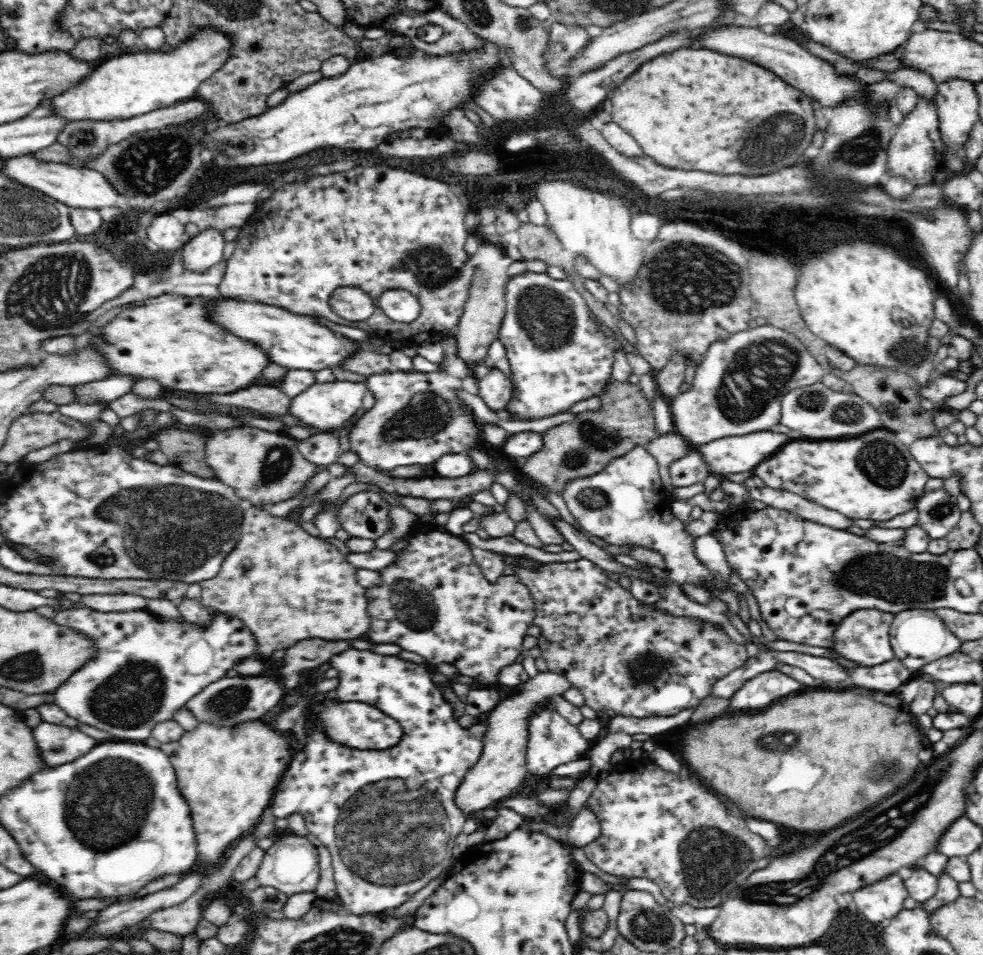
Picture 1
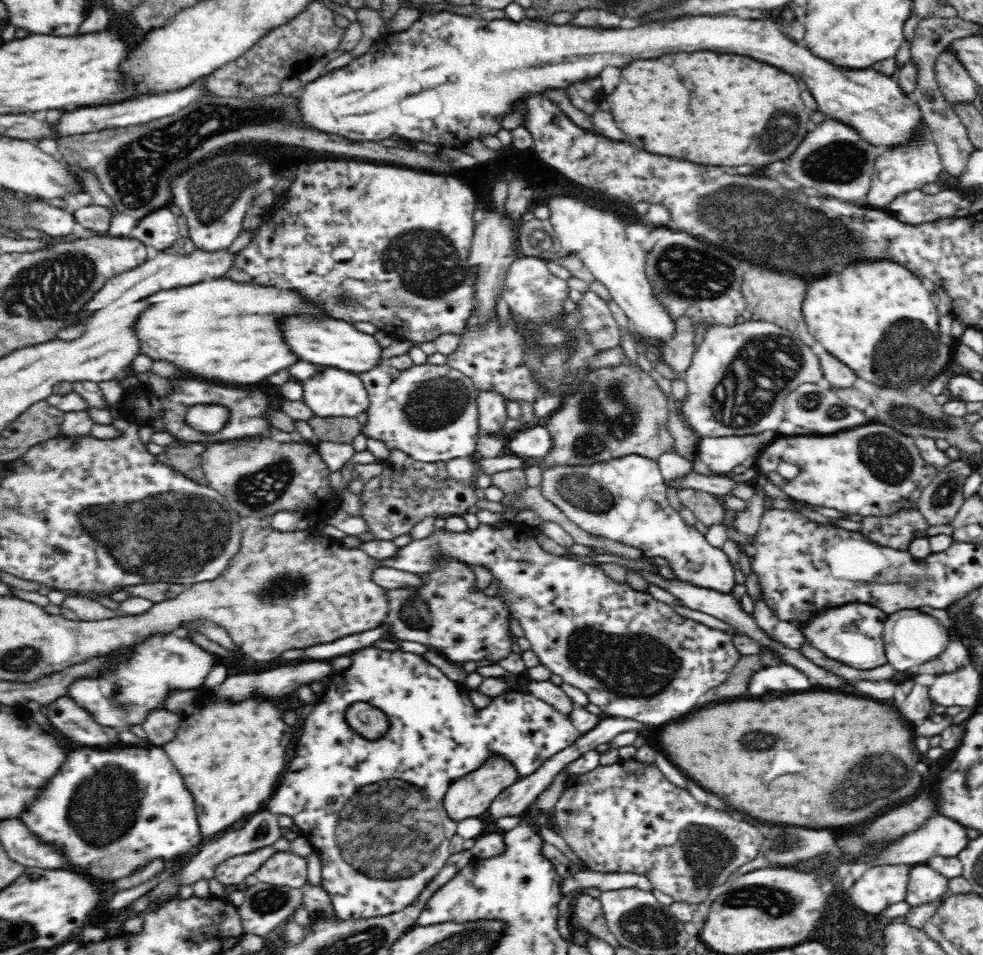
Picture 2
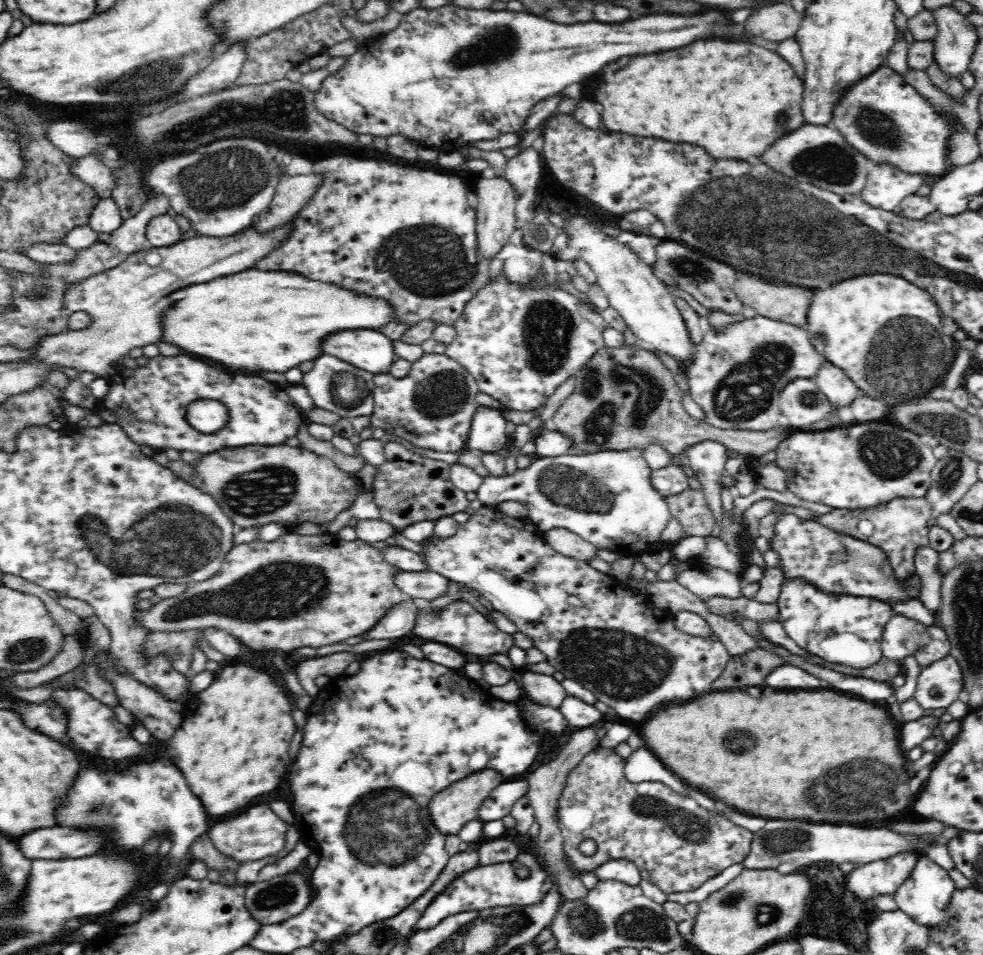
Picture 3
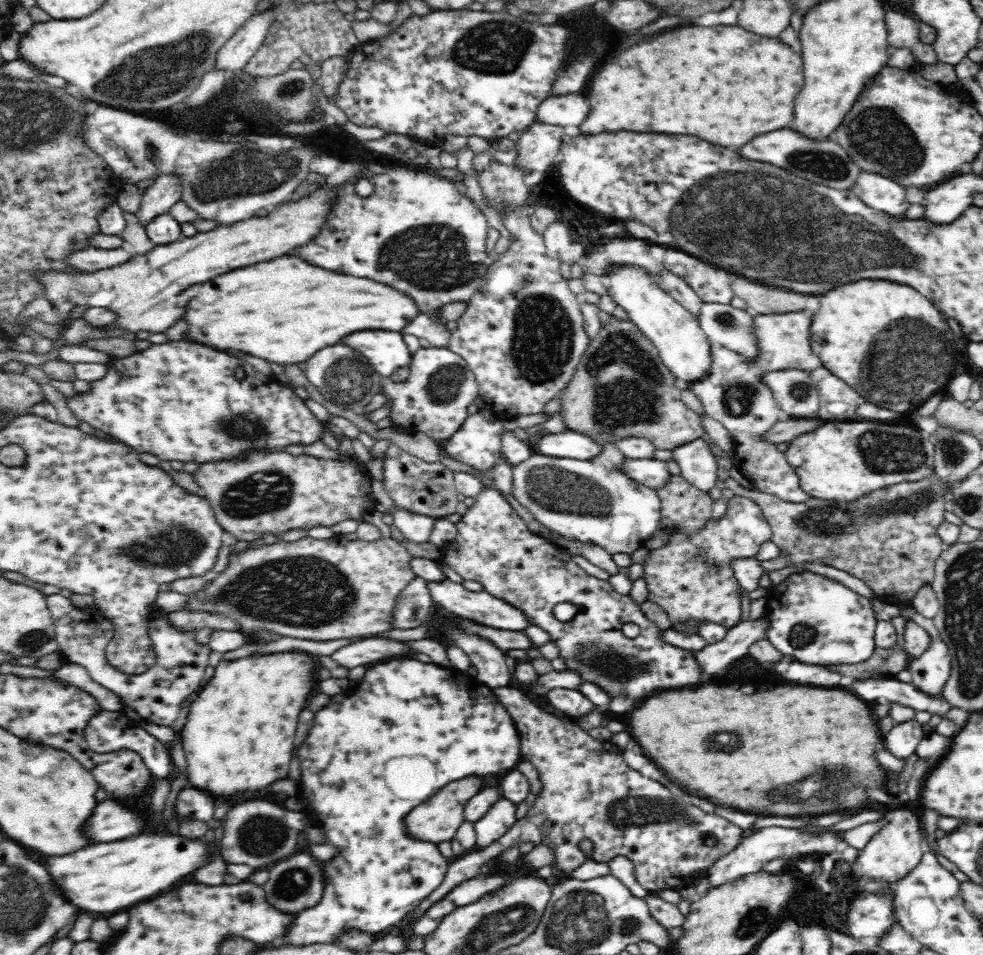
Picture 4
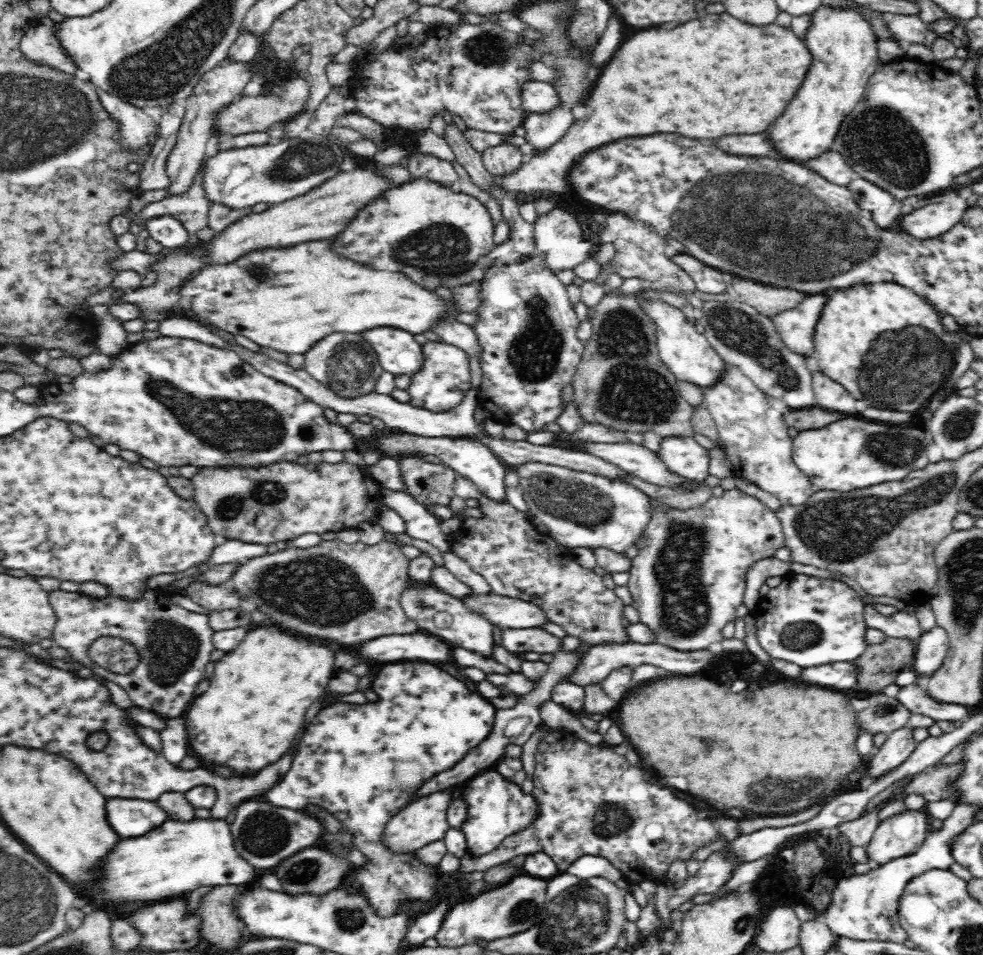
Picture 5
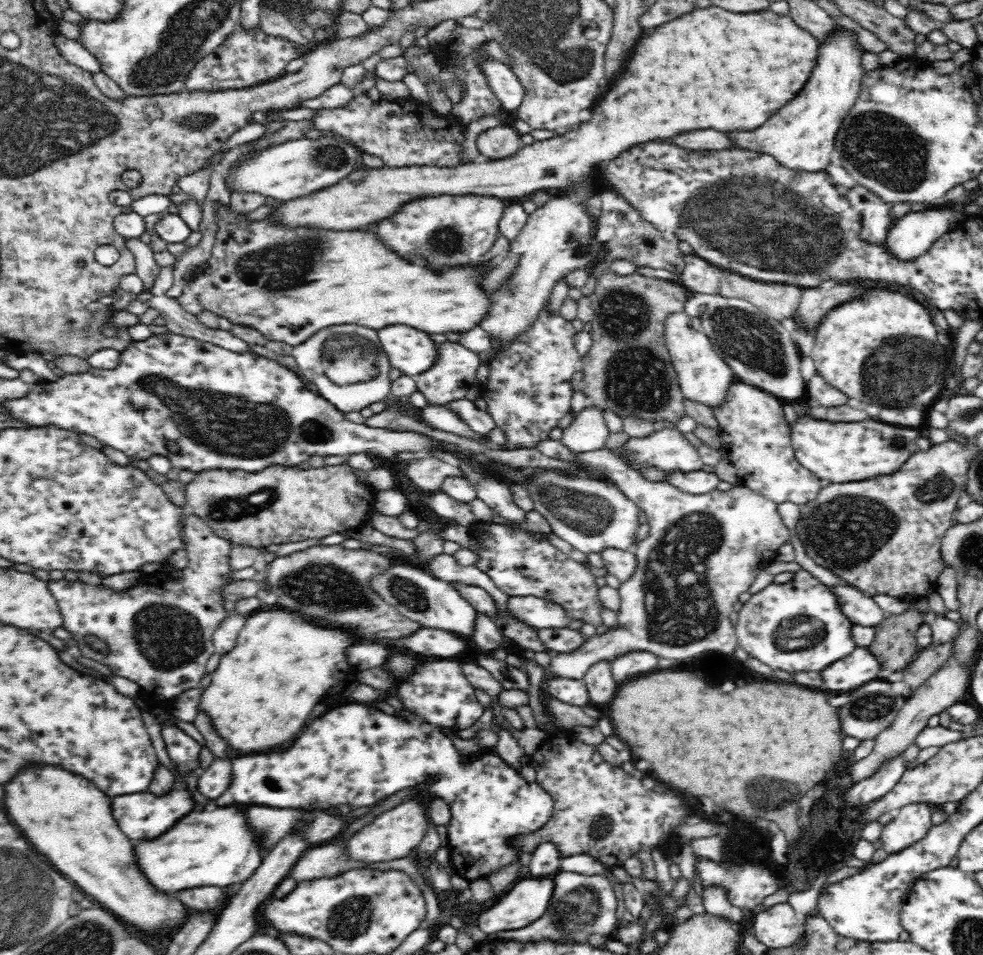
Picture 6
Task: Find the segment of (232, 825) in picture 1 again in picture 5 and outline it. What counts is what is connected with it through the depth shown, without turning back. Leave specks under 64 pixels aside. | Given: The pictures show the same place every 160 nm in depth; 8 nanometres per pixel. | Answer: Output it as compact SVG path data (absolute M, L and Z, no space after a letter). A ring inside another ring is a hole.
M251 626L244 640L216 661L215 666L208 690L192 702L185 716L189 754L202 760L199 766L230 766L242 776L252 776L258 774L260 768L278 762L280 756L290 750L292 740L302 728L306 710L318 702L332 678L334 652L306 638L290 636L276 626L256 630Z

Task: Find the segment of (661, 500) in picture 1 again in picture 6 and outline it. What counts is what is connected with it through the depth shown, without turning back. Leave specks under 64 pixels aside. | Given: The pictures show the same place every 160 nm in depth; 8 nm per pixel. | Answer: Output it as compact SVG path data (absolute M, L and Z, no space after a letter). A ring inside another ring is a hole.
M538 468L524 483L534 510L548 521L552 534L588 555L606 548L629 551L634 548L636 532L640 528L640 508L618 486L606 478L568 474L560 470Z

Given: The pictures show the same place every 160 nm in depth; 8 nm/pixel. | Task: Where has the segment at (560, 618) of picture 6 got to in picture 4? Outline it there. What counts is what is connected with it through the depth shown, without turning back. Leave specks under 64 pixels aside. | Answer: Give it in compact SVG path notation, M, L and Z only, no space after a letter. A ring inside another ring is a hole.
M448 578L440 580L440 582L426 581L426 587L430 591L430 597L432 597L434 604L439 605L452 615L469 618L478 624L502 630L522 631L528 626L528 619L522 611L486 591L475 593L466 590L464 585L454 583Z

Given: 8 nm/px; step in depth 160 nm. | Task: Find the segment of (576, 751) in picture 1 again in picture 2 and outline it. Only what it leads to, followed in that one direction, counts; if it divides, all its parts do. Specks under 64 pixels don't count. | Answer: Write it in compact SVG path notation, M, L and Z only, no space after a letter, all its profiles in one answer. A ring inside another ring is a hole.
M364 648L360 652L354 652L352 656L352 666L340 674L336 674L330 680L330 688L324 694L322 702L316 704L316 708L310 712L310 716L304 722L304 730L302 736L298 740L296 746L296 756L292 758L292 762L288 764L286 776L284 776L284 784L276 788L274 796L268 800L270 806L266 808L272 814L279 816L286 814L290 816L296 826L299 826L301 836L310 840L316 852L321 858L321 887L330 895L336 917L340 920L350 921L353 919L370 919L373 917L382 917L390 915L398 910L404 910L408 904L412 904L416 900L416 896L426 888L426 884L434 878L440 869L446 864L446 861L451 855L449 848L449 840L457 833L457 821L452 820L444 808L444 795L447 793L450 785L472 772L475 768L482 766L486 762L486 758L490 755L499 754L509 760L522 777L530 776L541 768L549 758L557 755L562 750L567 749L571 744L574 744L583 733L581 733L570 720L568 715L558 712L550 703L534 696L530 692L504 693L501 696L491 699L490 705L486 708L478 710L470 701L470 697L465 696L458 690L459 683L448 678L444 672L438 670L436 666L432 666L420 655L412 654L411 652L388 652L388 650L378 650L378 648ZM354 702L365 702L379 708L387 715L390 721L389 731L378 740L364 739L360 735L356 735L350 725L346 723L344 712L350 704ZM370 876L370 878L368 878ZM410 876L410 878L408 878ZM380 878L380 880L378 880ZM402 878L402 880L398 880ZM400 894L400 900L398 900ZM390 896L396 896L396 900L392 902Z

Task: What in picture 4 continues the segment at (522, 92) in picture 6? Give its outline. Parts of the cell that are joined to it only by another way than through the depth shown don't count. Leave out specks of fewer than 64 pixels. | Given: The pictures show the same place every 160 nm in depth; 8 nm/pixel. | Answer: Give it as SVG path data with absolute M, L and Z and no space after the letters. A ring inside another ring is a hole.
M580 93L548 97L537 110L537 121L553 125L580 126L590 114L590 101Z

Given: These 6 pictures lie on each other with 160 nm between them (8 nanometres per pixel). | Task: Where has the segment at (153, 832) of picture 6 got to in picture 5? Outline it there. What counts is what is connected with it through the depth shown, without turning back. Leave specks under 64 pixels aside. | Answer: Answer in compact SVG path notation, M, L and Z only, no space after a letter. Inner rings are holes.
M108 800L106 816L120 838L142 836L166 822L166 812L148 800Z

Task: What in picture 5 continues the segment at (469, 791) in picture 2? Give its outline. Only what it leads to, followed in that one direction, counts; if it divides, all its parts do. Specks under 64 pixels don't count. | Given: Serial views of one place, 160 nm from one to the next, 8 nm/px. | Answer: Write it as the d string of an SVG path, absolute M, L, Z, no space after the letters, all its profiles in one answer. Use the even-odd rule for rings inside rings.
M458 787L423 796L403 808L388 822L383 840L394 852L413 852L437 840L443 840L451 827L447 819L450 803L459 795Z

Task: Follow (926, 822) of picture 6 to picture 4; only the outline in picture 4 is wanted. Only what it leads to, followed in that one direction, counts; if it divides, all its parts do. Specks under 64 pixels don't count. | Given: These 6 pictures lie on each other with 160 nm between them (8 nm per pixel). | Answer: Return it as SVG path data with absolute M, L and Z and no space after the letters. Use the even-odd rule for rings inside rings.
M894 809L888 811L885 816L890 823L859 850L857 861L851 866L854 877L881 880L894 886L895 882L905 877L921 861L927 850L923 842L921 820L912 811Z

